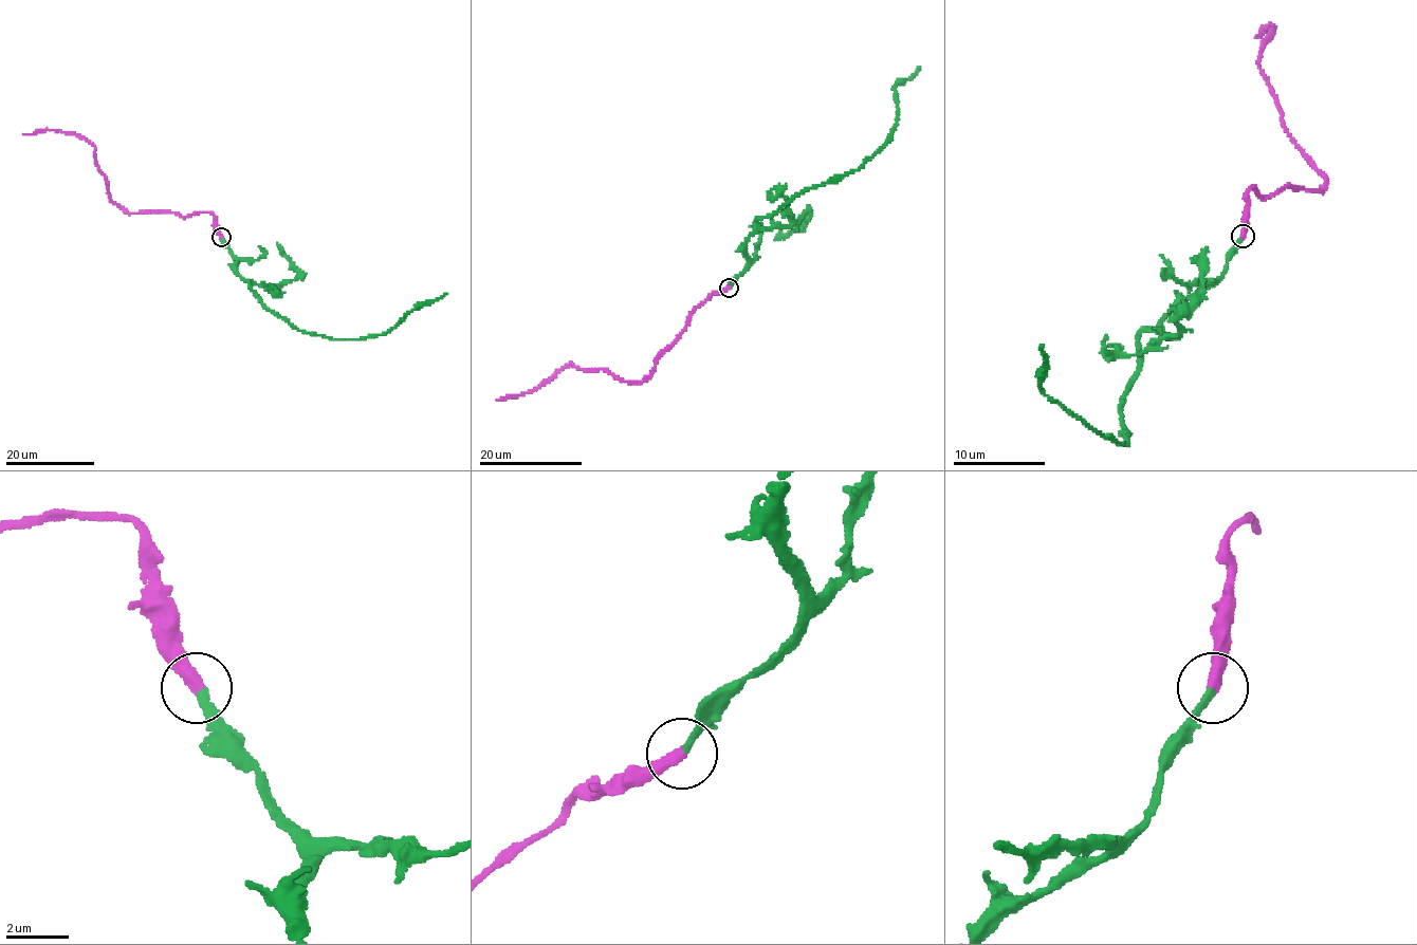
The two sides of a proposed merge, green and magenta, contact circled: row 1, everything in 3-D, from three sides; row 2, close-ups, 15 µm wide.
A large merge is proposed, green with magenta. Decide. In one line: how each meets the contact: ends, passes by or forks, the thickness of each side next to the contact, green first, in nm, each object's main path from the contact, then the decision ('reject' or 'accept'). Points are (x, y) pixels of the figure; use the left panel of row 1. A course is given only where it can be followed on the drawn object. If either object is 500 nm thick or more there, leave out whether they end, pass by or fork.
green ends there; magenta ends there; 240 nm thick on the green side, 400 nm on the other; green runs (220, 237), (238, 261), (236, 273), (247, 280), (259, 302), (306, 332), (332, 339), (382, 334), (446, 293); magenta runs (220, 237), (210, 212), (129, 212), (115, 204), (94, 146), (74, 133), (49, 129), (23, 134); accept

